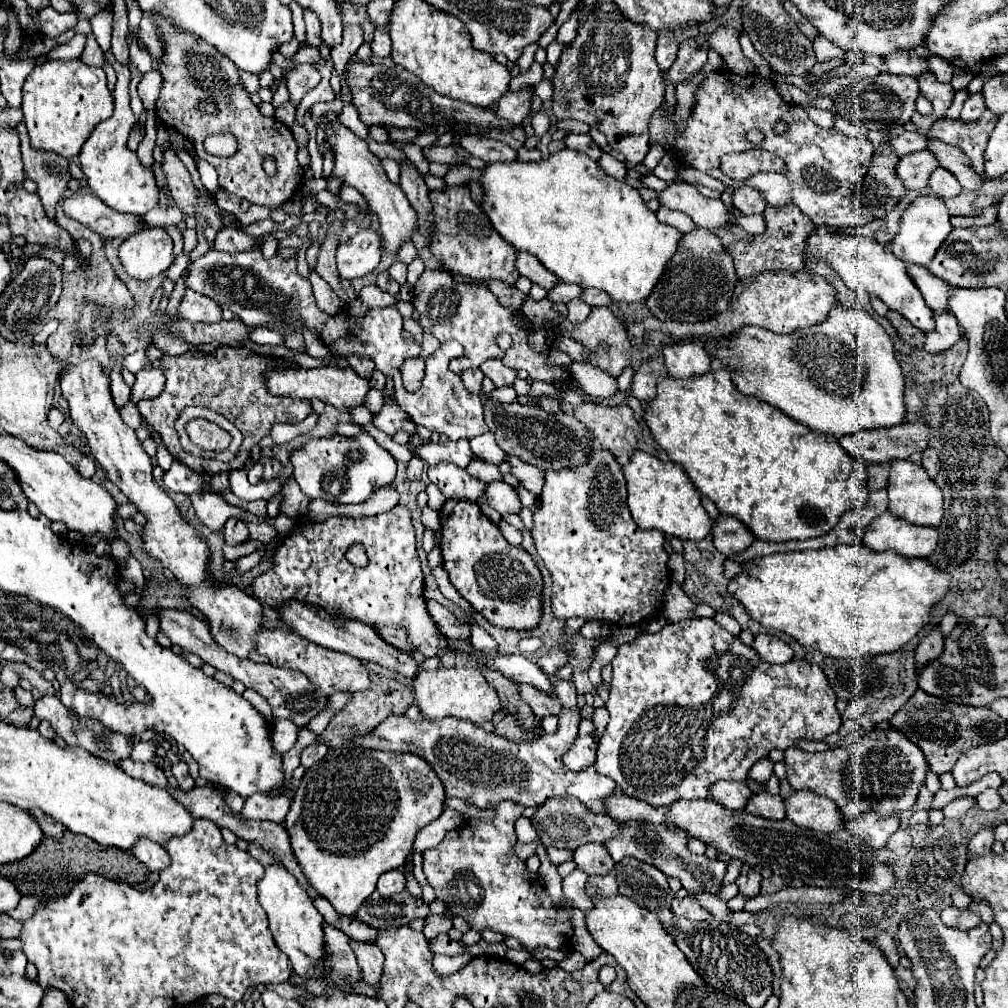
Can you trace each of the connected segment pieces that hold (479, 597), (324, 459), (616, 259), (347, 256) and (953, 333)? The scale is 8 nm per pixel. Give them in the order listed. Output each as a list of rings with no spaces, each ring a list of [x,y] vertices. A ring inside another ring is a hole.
[[[447,500],[441,508],[441,554],[443,568],[449,572],[449,580],[455,590],[493,626],[507,630],[533,630],[541,622],[541,592],[543,578],[535,560],[523,550],[511,546],[499,526],[495,526],[477,506],[469,500]]]
[[[361,432],[359,436],[347,438],[347,436],[331,436],[331,438],[315,438],[303,444],[301,450],[291,454],[293,462],[293,474],[301,486],[301,492],[309,498],[325,498],[329,500],[329,486],[331,482],[341,484],[339,496],[333,496],[335,502],[345,502],[345,504],[359,504],[365,502],[373,490],[389,486],[395,478],[397,464],[393,456],[381,448],[373,436],[367,432]]]
[[[571,148],[539,162],[493,162],[485,166],[479,182],[483,188],[479,206],[505,242],[535,256],[559,280],[605,290],[615,302],[645,300],[681,238],[677,228],[657,222],[657,216],[645,206],[635,188],[607,176],[587,154]]]
[[[367,228],[357,232],[347,242],[339,244],[335,264],[341,278],[353,280],[369,274],[379,264],[379,258],[381,258],[381,244],[377,230]]]
[[[935,314],[935,322],[937,322],[937,330],[933,330],[933,334],[927,334],[927,342],[925,342],[925,350],[933,354],[941,350],[949,350],[961,340],[959,324],[953,314]]]

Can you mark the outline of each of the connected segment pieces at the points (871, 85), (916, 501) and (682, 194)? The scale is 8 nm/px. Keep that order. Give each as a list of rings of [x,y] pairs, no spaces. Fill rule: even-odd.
[[[879,74],[875,78],[865,80],[851,80],[847,76],[833,76],[827,82],[815,82],[815,88],[821,92],[821,96],[831,96],[835,100],[837,112],[853,122],[869,128],[869,124],[883,124],[883,128],[903,126],[911,120],[915,112],[915,100],[919,96],[919,84],[913,78],[897,78],[893,74]]]
[[[893,460],[889,474],[889,510],[907,522],[921,526],[939,526],[943,518],[943,494],[941,488],[927,476],[923,466],[917,466],[909,460]]]
[[[687,182],[667,186],[667,190],[659,192],[659,202],[673,210],[685,212],[697,226],[709,230],[735,226],[735,216],[719,198],[705,198],[693,184]]]

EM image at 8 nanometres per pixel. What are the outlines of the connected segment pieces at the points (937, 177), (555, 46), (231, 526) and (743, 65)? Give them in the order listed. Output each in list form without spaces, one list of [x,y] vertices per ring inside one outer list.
[[[937,168],[931,178],[929,178],[929,188],[933,190],[935,196],[939,198],[955,198],[961,192],[961,184],[957,182],[957,178],[945,170],[945,168]]]
[[[551,42],[551,44],[547,46],[547,60],[549,60],[549,64],[551,64],[553,68],[557,68],[557,64],[559,64],[559,56],[563,54],[563,50],[565,50],[567,46],[571,46],[571,44],[559,44],[559,42]]]
[[[229,518],[225,522],[225,544],[239,546],[249,540],[249,530],[241,518]]]
[[[729,26],[719,28],[711,38],[709,38],[709,46],[719,52],[727,64],[727,70],[739,76],[747,76],[753,72],[753,62],[743,54],[739,40],[737,40],[737,32],[731,30]]]

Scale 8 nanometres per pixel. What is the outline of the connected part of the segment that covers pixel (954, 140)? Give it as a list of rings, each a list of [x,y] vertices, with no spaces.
[[[987,110],[973,124],[963,124],[961,120],[939,118],[927,132],[927,138],[941,140],[941,142],[961,148],[971,158],[977,174],[983,174],[983,152],[995,124],[997,124],[997,116],[987,114]]]

